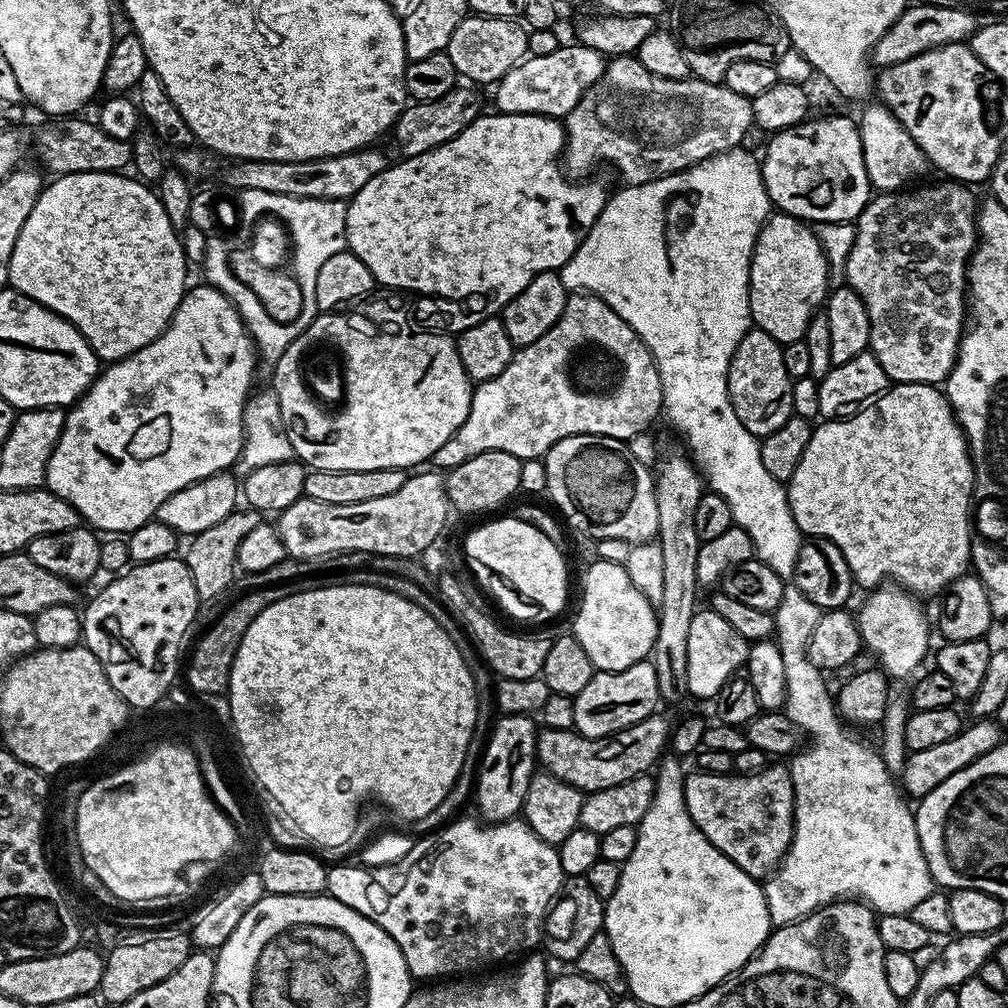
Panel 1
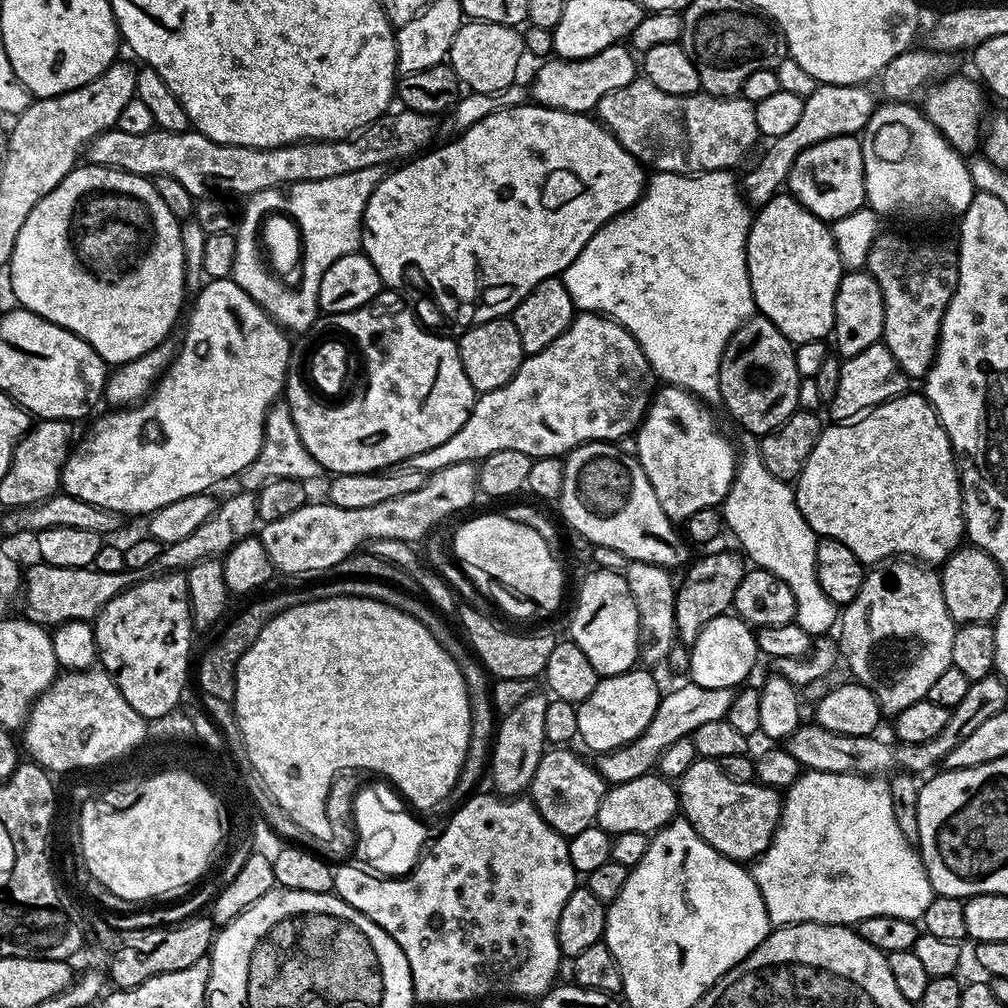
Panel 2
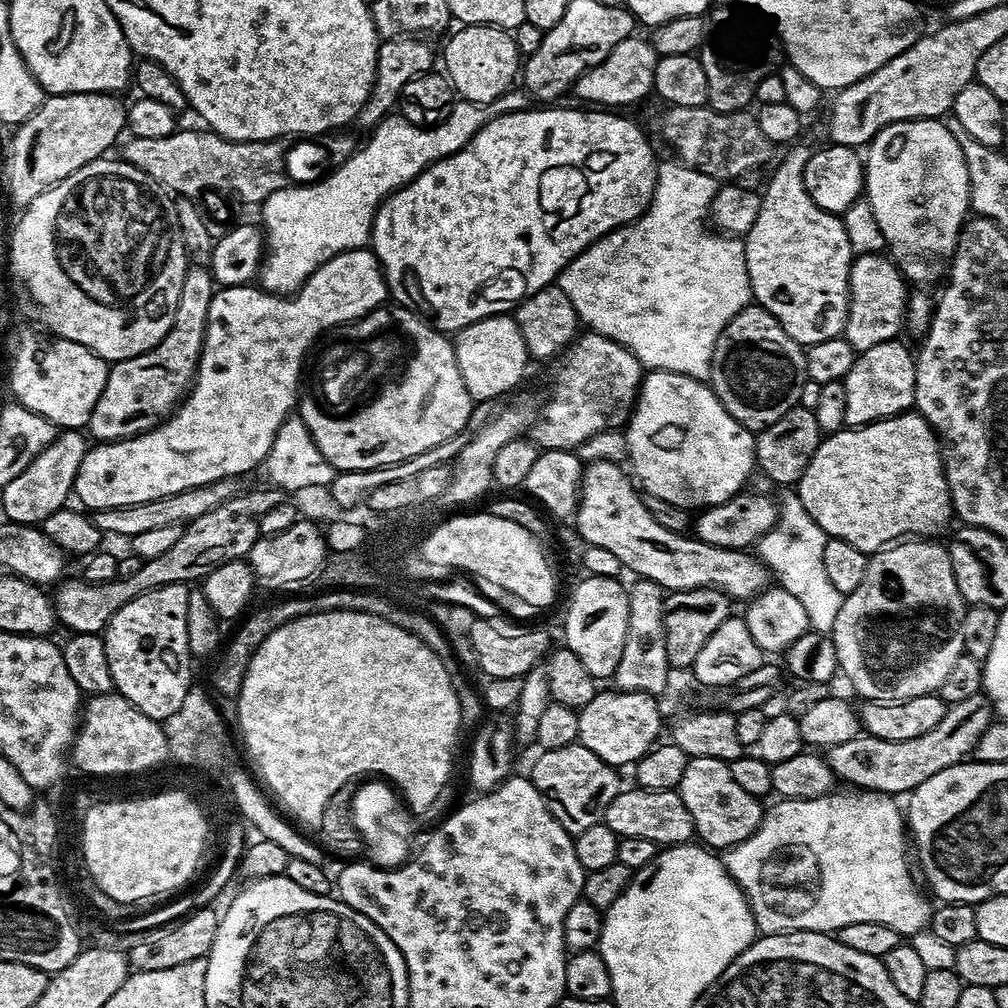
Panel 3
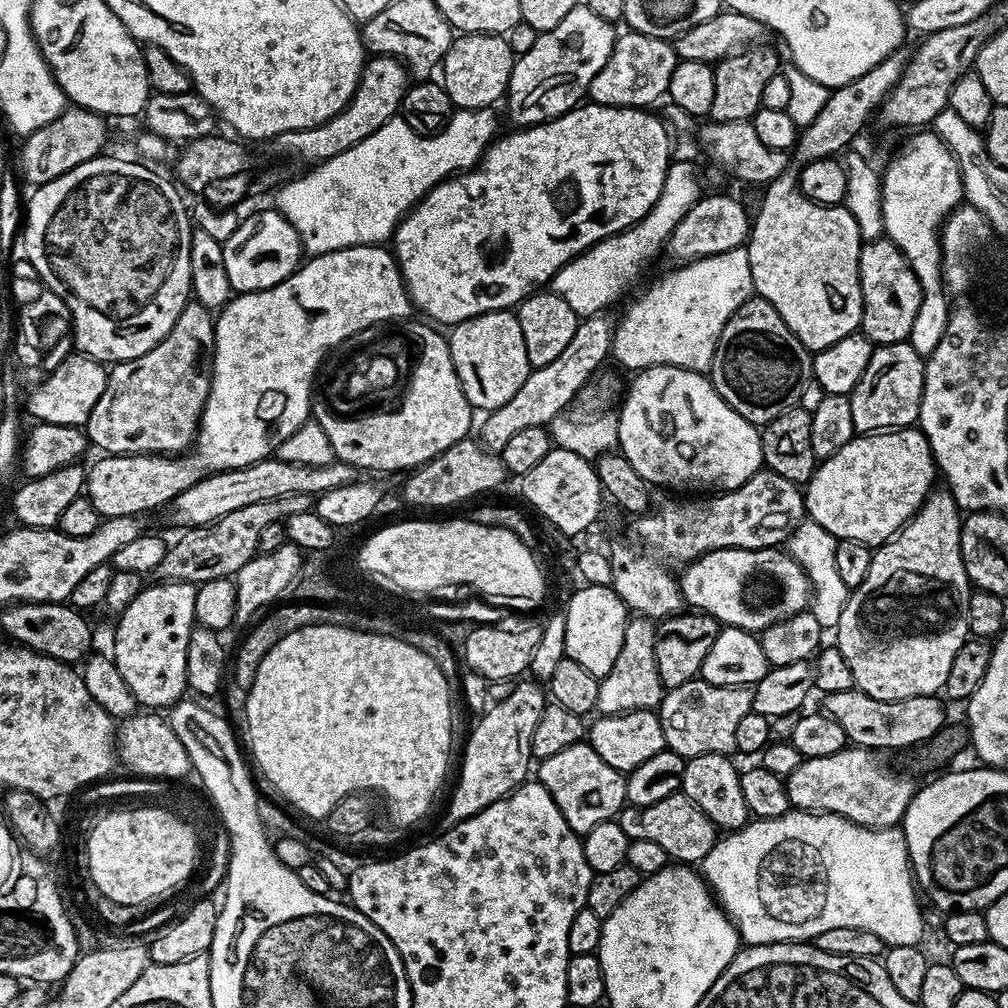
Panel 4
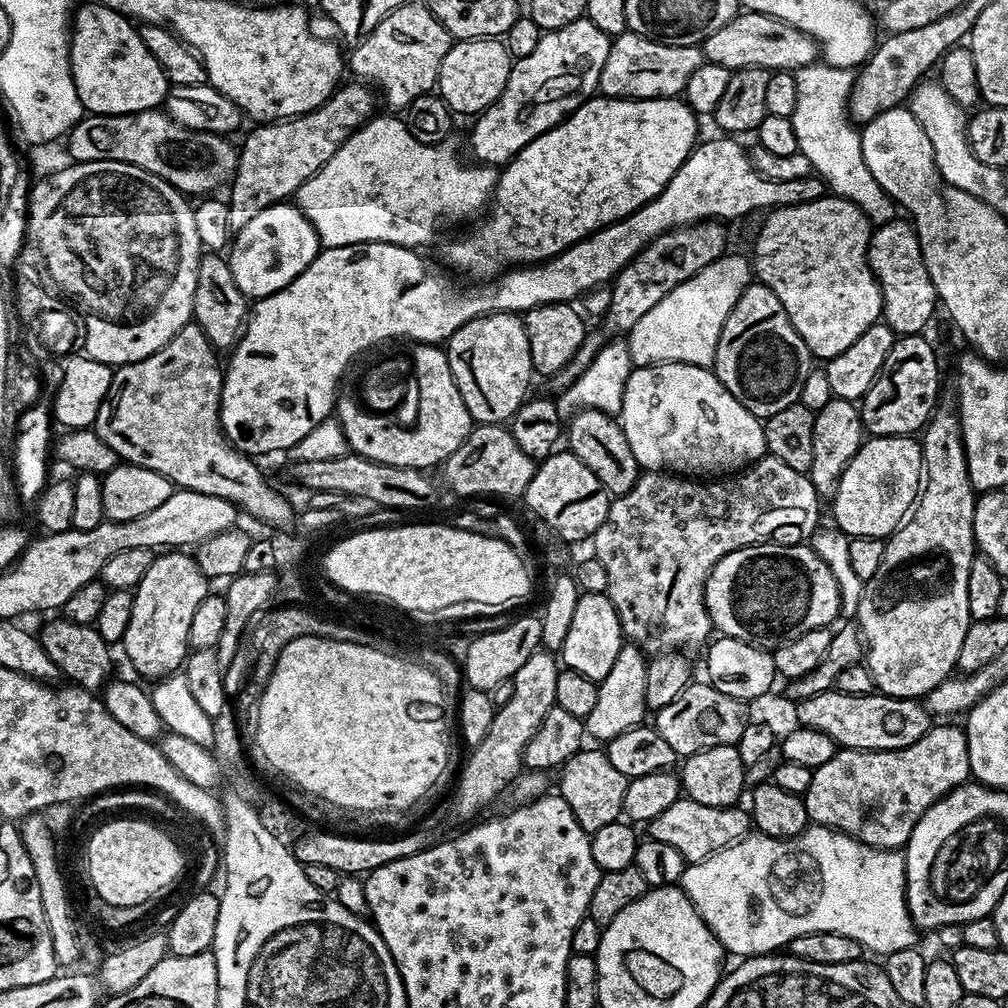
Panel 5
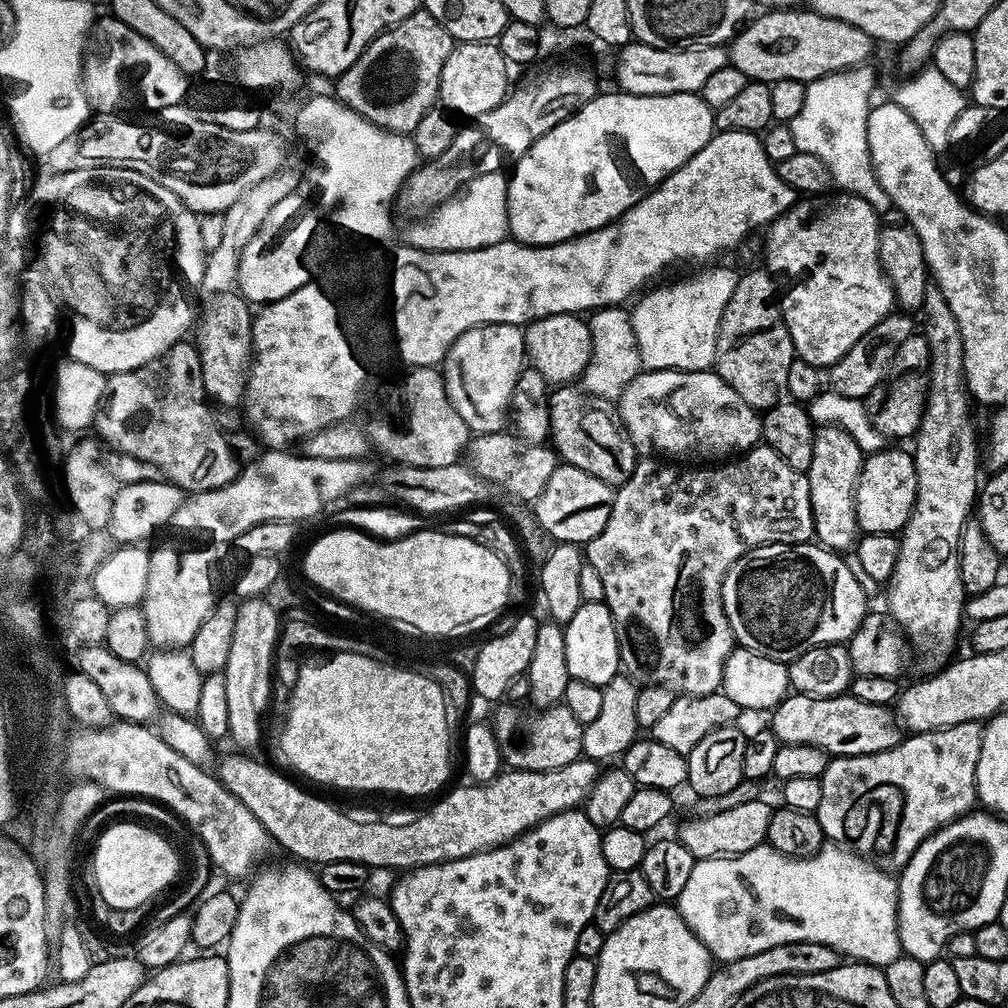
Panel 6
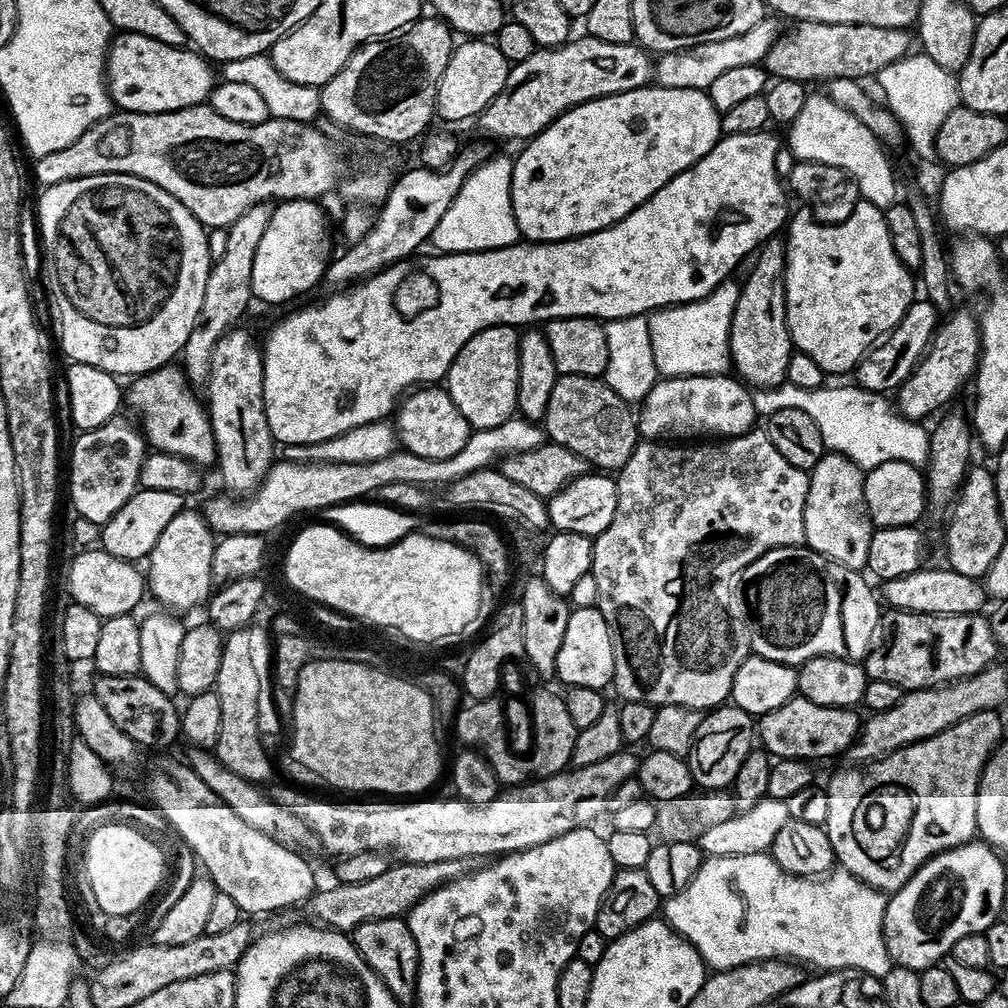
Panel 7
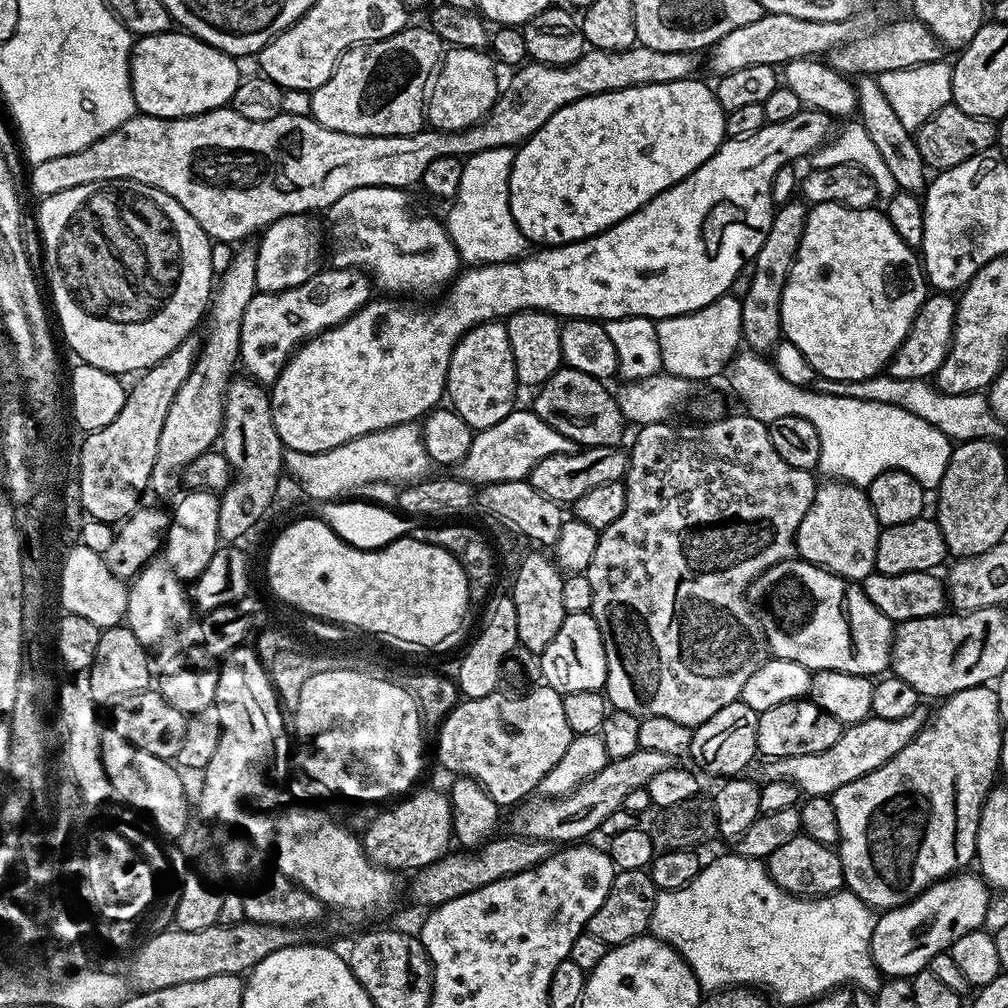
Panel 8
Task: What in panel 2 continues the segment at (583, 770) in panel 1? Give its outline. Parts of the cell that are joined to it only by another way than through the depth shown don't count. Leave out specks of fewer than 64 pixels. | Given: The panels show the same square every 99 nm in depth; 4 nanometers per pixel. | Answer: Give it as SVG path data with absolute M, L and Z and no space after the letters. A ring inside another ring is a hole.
M691 682L680 684L669 692L667 689L660 697L654 718L650 718L650 726L646 726L646 730L642 730L642 734L629 744L615 748L613 752L599 753L595 757L594 766L609 785L630 782L630 778L642 778L659 765L666 746L678 742L678 738L692 736L700 726L706 723L725 719L730 702L734 702L735 697L736 692L733 689L703 688Z

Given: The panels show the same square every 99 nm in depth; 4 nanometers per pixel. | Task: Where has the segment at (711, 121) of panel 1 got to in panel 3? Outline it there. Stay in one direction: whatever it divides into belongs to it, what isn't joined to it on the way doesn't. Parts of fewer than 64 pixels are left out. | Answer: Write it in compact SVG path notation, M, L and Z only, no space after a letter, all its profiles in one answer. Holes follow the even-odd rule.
M673 108L667 109L664 116L664 140L672 144L672 148L677 152L679 159L687 164L689 168L696 168L702 174L713 176L717 182L736 182L747 172L752 172L755 168L760 168L774 152L774 145L768 141L766 134L758 130L758 122L751 111L742 112L715 112L713 108Z

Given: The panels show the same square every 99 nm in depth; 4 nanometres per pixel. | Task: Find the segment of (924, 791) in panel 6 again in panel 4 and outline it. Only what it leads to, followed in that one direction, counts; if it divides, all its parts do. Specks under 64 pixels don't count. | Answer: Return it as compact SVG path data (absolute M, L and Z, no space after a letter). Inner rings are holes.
M845 746L838 754L801 759L798 770L786 777L792 808L806 812L832 812L863 828L895 828L903 821L918 791L908 776L899 776L876 750Z

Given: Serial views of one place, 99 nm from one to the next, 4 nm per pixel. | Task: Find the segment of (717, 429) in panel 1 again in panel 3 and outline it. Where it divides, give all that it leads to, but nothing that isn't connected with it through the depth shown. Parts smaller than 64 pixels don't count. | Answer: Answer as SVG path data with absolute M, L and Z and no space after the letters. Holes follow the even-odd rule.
M683 162L675 163L661 163L657 167L656 193L652 195L652 201L648 203L648 209L637 220L632 221L630 224L624 224L621 228L615 228L613 232L606 233L606 235L601 236L599 240L596 240L591 246L576 255L560 272L558 287L566 294L566 298L570 298L581 325L588 324L584 326L587 326L591 331L618 341L621 346L628 348L639 358L645 369L658 372L677 372L695 380L707 381L712 374L714 346L718 342L722 330L730 322L730 318L734 318L734 314L738 314L753 299L752 287L746 270L743 239L721 234L706 223L710 216L712 199L716 196L717 180L713 176L702 174L696 168L689 168ZM788 490L784 497L778 500L778 515L776 524L758 541L759 559L764 561L769 573L778 579L779 587L784 588L806 609L808 627L813 632L831 633L834 618L838 618L838 610L842 606L844 597L830 582L826 574L826 562L822 562L822 550L829 537L810 518L806 506L802 506L799 495Z

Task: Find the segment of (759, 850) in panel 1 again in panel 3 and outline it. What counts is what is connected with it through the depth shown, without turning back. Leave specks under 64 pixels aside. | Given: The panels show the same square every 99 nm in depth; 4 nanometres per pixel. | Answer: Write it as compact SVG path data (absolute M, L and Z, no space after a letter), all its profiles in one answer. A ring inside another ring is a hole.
M694 757L689 759L686 766L686 774L682 774L682 782L678 789L682 802L686 802L686 810L690 810L690 818L696 827L695 835L709 849L727 850L746 842L758 830L758 826L764 821L765 805L757 797L746 794L738 782L730 775L728 762L719 760L714 757Z

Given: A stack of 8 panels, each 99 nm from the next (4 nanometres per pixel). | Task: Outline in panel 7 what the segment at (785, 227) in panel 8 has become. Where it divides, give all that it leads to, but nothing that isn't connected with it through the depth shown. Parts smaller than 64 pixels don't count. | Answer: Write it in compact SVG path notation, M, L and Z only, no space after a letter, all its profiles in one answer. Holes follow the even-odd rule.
M780 238L760 245L748 277L740 284L738 306L734 306L734 318L730 322L731 367L734 372L736 368L735 375L741 381L756 390L776 388L787 381L788 363L794 351L784 297L784 245L785 241Z

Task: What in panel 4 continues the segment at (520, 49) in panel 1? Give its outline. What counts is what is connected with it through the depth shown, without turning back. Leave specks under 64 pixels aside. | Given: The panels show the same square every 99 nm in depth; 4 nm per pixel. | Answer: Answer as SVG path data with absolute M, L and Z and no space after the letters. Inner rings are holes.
M473 32L471 34L460 34L453 39L450 50L445 54L442 61L444 77L442 83L446 94L450 94L450 102L457 108L492 108L495 100L505 95L510 82L514 55L507 39L503 35L490 32Z

